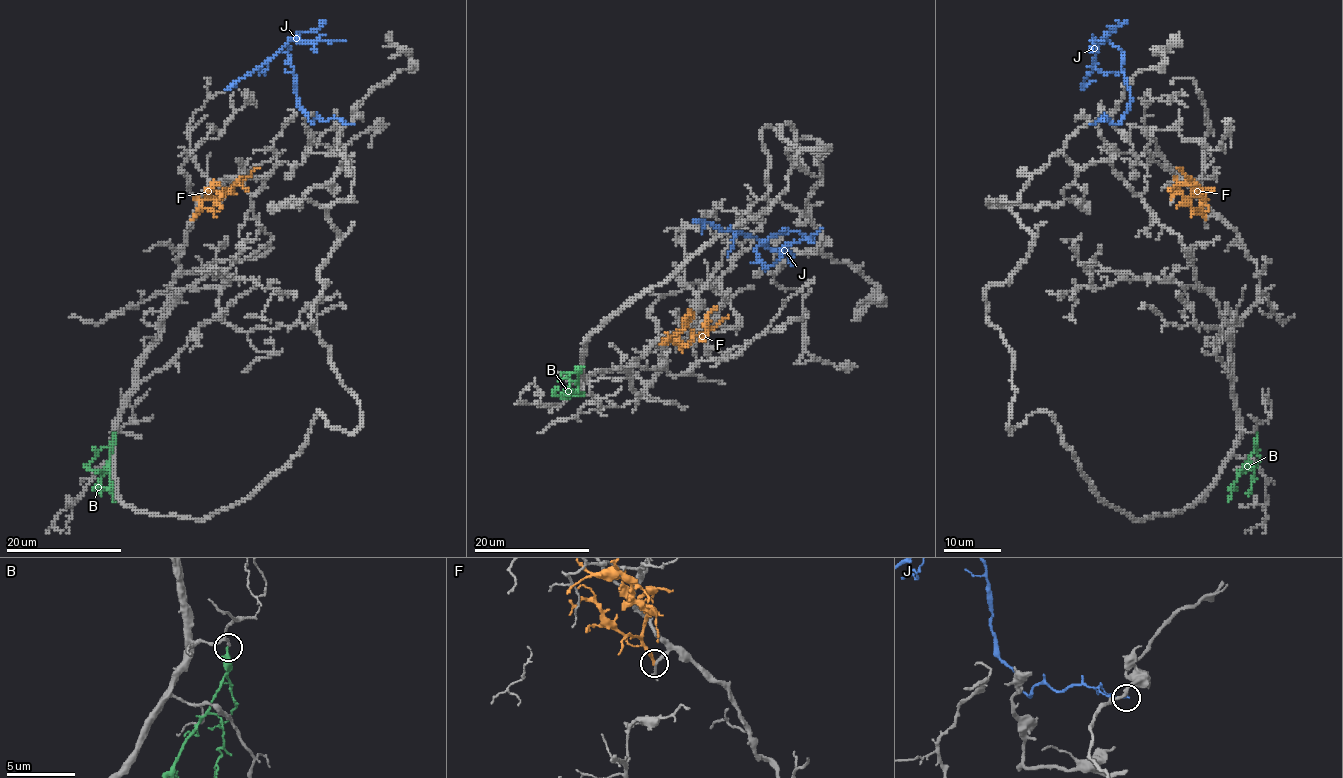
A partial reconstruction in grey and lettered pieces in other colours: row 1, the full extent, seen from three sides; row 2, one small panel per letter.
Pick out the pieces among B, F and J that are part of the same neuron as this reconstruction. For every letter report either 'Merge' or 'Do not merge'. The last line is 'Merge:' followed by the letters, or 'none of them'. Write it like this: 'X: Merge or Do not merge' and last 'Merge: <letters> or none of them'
B: Do not merge
F: Do not merge
J: Do not merge
Merge: none of them

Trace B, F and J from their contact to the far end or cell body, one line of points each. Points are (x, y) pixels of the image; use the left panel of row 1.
B: (113, 434), (109, 462), (110, 486), (91, 489)
F: (192, 220), (201, 203), (208, 197), (218, 197), (256, 167), (260, 168)
J: (352, 123), (341, 119), (309, 121), (299, 106), (287, 43), (292, 38), (225, 89)

